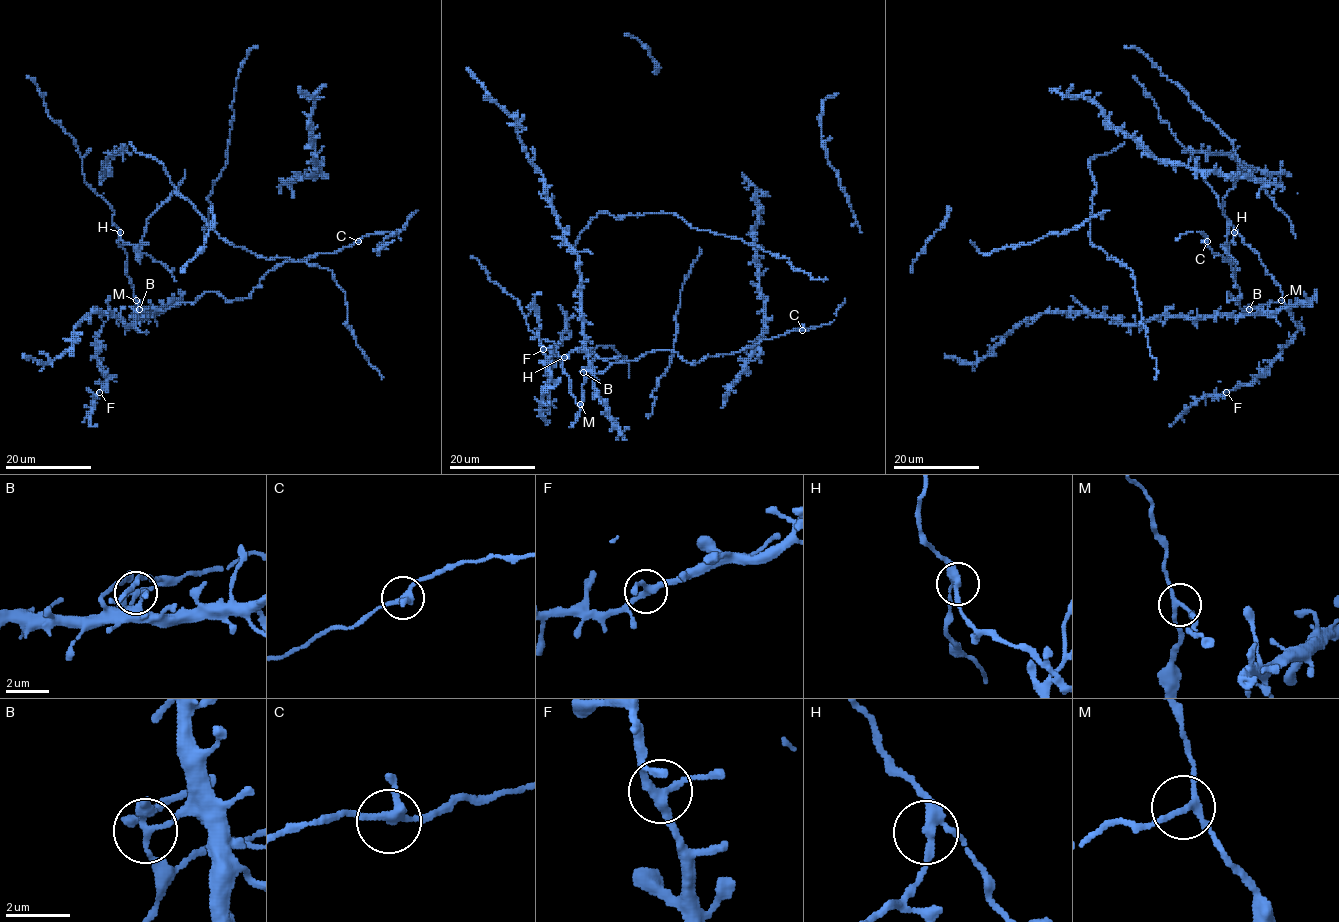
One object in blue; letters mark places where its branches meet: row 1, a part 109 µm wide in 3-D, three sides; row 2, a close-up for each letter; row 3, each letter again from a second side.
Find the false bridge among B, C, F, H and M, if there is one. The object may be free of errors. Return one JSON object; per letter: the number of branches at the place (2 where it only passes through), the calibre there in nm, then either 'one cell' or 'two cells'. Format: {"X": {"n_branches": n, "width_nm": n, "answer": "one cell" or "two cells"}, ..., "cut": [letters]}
{"B": {"n_branches": 3, "width_nm": 220, "answer": "one cell"}, "C": {"n_branches": 3, "width_nm": 240, "answer": "one cell"}, "F": {"n_branches": 3, "width_nm": 240, "answer": "one cell"}, "H": {"n_branches": 3, "width_nm": 260, "answer": "two cells"}, "M": {"n_branches": 3, "width_nm": 180, "answer": "one cell"}, "cut": ["H"]}

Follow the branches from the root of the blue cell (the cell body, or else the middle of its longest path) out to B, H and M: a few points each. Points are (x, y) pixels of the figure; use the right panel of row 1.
B: (1260, 261), (1280, 287), (1282, 299), (1249, 309)
H: (1260, 261), (1258, 255), (1234, 232)
M: (1260, 261), (1280, 287), (1281, 300)

